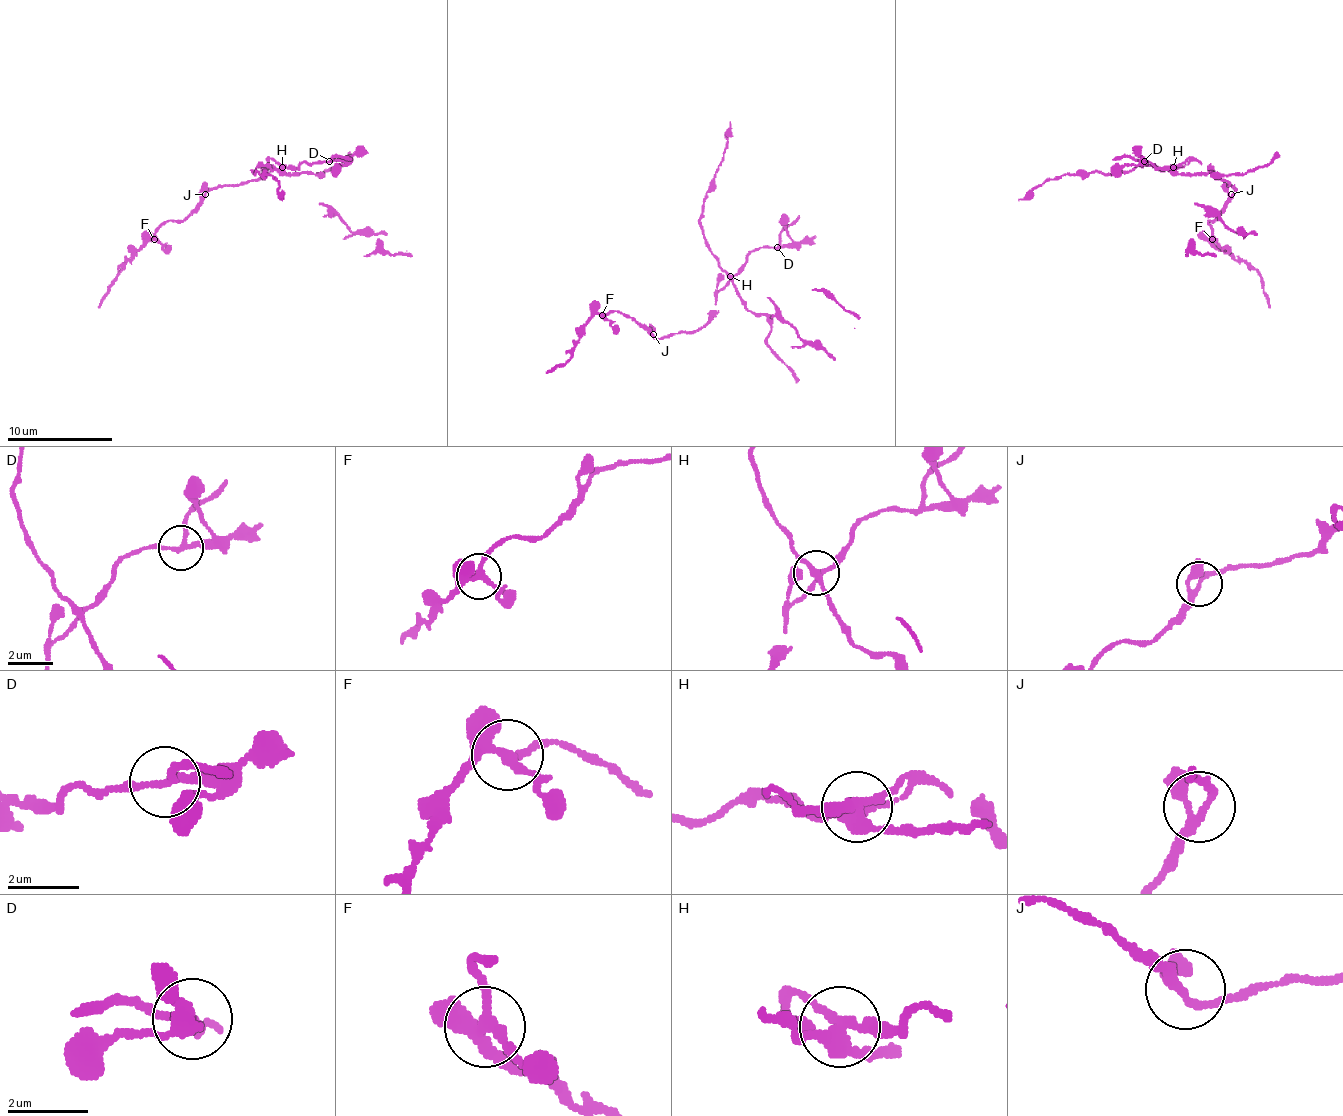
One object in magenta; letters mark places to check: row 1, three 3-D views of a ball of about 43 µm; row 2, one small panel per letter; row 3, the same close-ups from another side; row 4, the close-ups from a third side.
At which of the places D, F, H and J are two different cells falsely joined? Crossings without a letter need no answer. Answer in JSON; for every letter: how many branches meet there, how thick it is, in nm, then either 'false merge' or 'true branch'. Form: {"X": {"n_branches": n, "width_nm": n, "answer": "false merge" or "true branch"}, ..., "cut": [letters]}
{"D": {"n_branches": 3, "width_nm": 200, "answer": "false merge"}, "F": {"n_branches": 4, "width_nm": 280, "answer": "true branch"}, "H": {"n_branches": 4, "width_nm": 280, "answer": "false merge"}, "J": {"n_branches": 3, "width_nm": 190, "answer": "true branch"}, "cut": ["D", "H"]}

